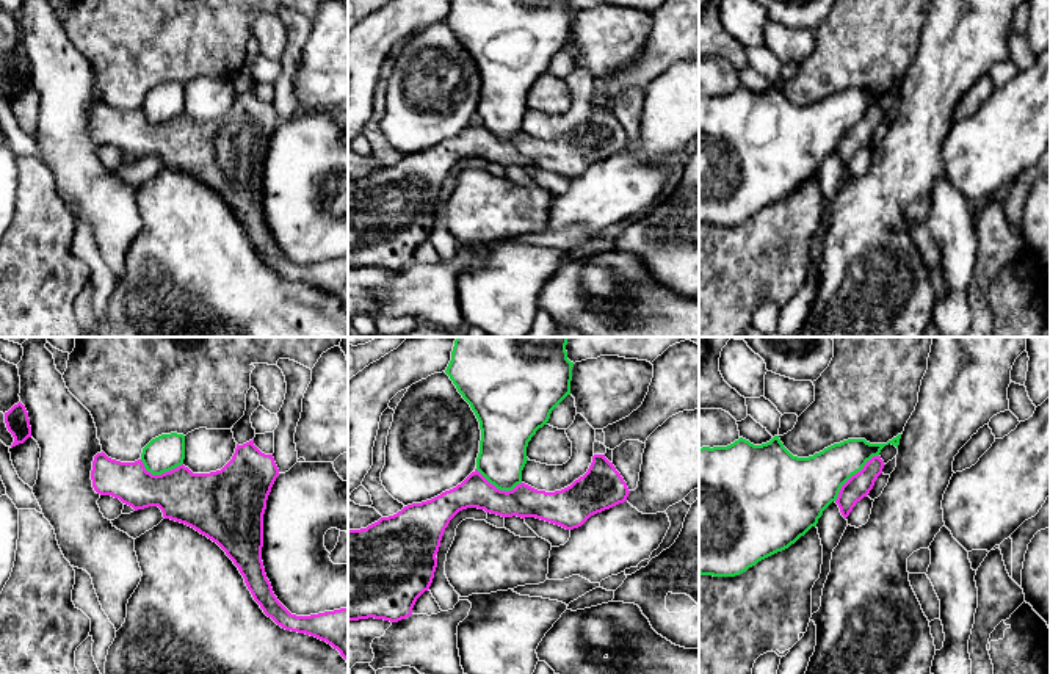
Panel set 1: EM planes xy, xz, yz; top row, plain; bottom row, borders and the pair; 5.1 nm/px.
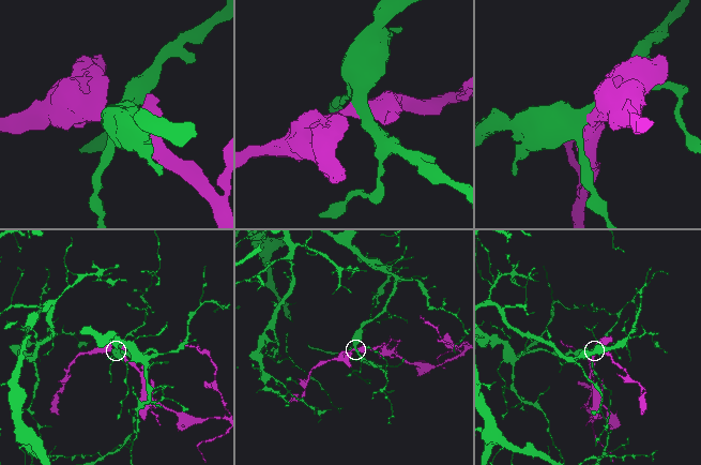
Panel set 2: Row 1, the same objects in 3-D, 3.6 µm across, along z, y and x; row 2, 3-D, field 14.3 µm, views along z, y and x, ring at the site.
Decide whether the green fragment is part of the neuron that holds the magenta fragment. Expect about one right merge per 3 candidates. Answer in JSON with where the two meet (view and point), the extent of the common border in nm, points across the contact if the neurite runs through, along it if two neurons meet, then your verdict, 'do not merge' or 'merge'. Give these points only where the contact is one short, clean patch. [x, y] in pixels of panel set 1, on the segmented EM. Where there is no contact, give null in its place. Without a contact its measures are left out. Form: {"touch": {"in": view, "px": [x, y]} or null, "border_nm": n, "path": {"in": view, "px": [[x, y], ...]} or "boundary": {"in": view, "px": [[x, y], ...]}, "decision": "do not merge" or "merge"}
{"touch": {"in": "yz", "px": [853, 475]}, "border_nm": 340, "boundary": {"in": "yz", "px": [[878, 455], [842, 486], [834, 500]]}, "decision": "do not merge"}

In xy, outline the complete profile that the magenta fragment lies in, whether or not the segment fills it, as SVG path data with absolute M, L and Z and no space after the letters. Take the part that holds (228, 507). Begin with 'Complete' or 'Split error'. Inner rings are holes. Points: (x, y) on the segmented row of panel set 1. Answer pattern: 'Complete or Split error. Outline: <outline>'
Complete. Outline: M254 439L238 445L232 459L216 472L193 473L183 464L152 475L141 459L121 462L103 451L92 461L92 487L135 511L158 506L165 519L185 524L216 542L238 567L263 613L285 630L326 641L348 663L348 608L310 616L291 614L274 596L266 578L263 514L279 477L273 455L262 453Z

